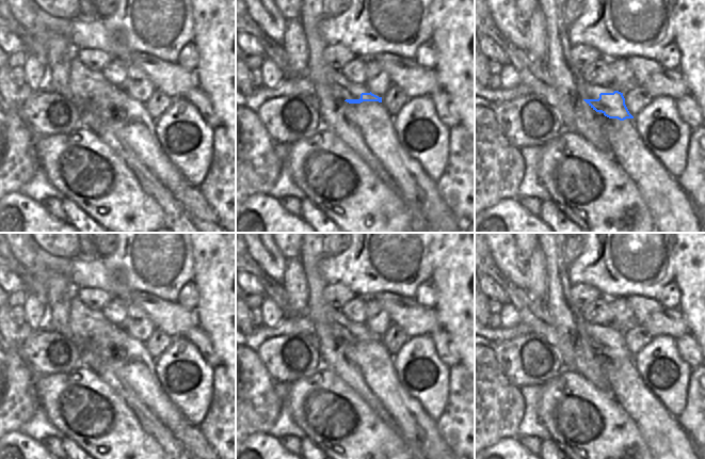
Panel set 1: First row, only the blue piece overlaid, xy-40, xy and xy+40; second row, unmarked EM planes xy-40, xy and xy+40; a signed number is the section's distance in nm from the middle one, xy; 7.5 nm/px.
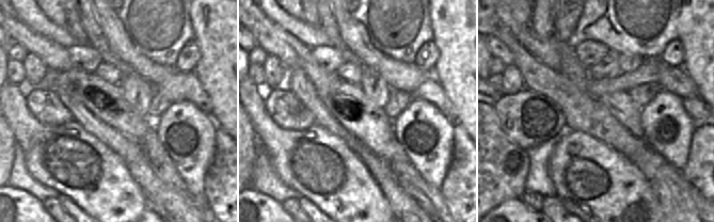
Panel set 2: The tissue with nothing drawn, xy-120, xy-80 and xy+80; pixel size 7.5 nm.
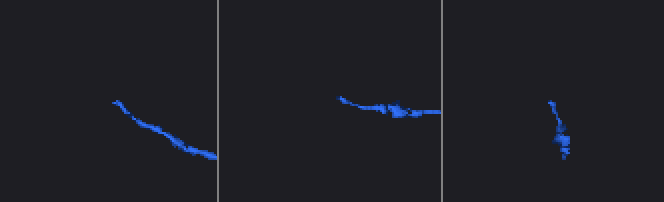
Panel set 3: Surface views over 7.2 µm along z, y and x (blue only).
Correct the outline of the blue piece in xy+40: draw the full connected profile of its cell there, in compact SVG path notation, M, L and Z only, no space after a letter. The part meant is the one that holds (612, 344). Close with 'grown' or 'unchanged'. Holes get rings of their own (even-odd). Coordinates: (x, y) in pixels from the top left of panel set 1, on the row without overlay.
M614 330L613 332L600 332L598 338L583 338L593 349L602 351L609 358L624 360L634 358L629 352L623 332Z | unchanged

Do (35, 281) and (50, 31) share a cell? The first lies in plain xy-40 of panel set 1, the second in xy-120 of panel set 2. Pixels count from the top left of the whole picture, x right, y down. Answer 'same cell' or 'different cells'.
different cells

